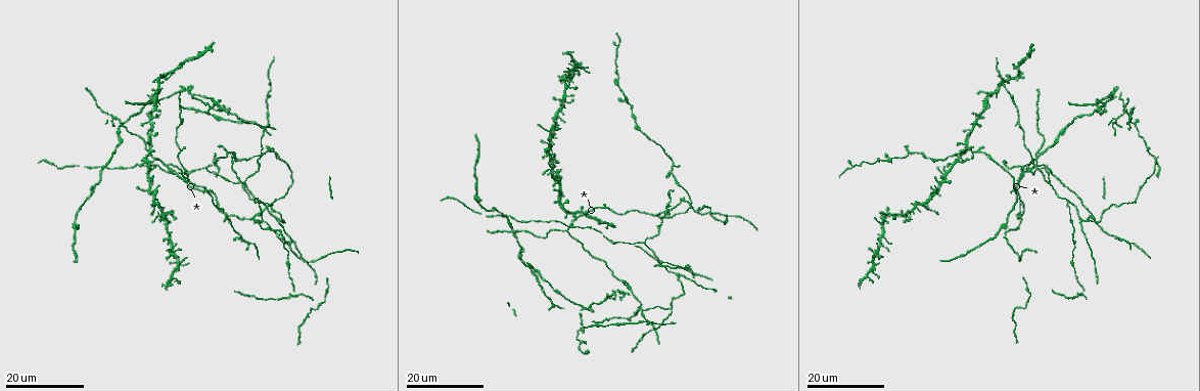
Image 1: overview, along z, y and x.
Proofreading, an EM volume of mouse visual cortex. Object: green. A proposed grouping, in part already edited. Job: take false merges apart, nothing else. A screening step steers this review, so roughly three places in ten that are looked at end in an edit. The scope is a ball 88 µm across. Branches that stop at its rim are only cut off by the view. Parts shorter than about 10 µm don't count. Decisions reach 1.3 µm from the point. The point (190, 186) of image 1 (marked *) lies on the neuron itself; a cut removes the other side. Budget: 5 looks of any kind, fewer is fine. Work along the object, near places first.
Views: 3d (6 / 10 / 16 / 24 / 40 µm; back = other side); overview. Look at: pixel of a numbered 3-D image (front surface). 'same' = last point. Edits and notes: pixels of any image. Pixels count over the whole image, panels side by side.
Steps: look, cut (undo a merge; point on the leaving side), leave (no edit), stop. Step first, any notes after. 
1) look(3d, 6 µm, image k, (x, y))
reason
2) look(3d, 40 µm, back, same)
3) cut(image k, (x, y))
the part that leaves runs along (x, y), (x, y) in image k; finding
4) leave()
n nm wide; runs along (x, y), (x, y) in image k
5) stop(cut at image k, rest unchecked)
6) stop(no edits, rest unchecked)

look(3d, 16 µm, image 1, (570, 226))
branch point

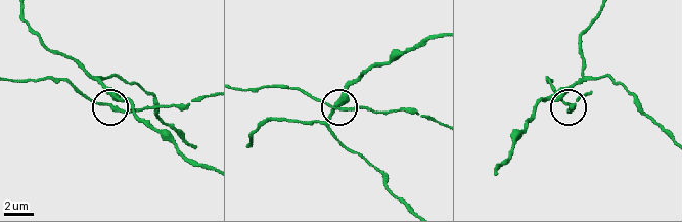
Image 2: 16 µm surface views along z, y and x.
look(3d, 6 µm, image 2, (334, 106))

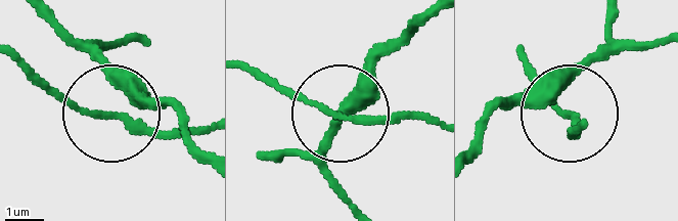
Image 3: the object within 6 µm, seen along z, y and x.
leave()
side arm 84 µm; 3 arms; one neuron here

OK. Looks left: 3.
look(3d, 24 µm, image 1, (911, 151))
three arms meet

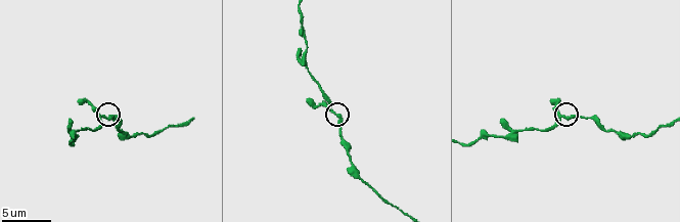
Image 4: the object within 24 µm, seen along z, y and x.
look(3d, 10 µm, image 4, (331, 109))

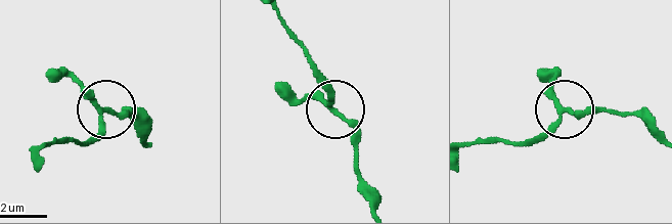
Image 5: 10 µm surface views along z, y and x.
leave()
runs along (148, 142), (125, 109), (105, 110), (93, 142) in image 5; one neuron here

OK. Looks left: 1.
stop(no edits, rest unchecked)

